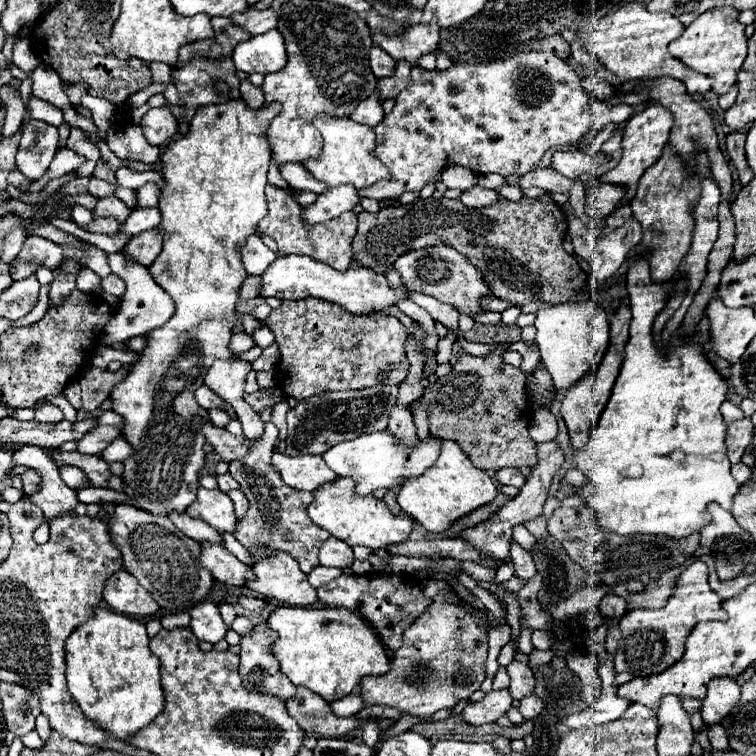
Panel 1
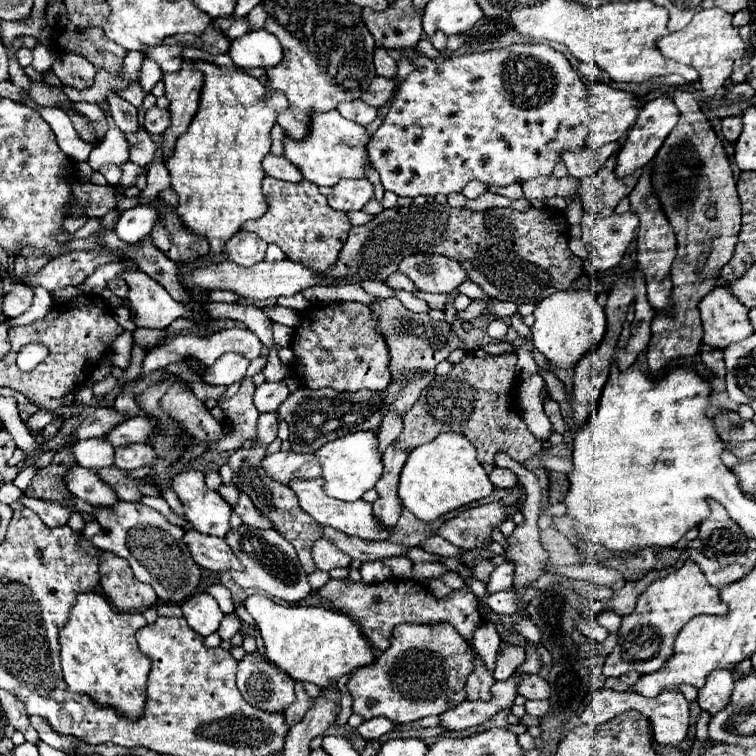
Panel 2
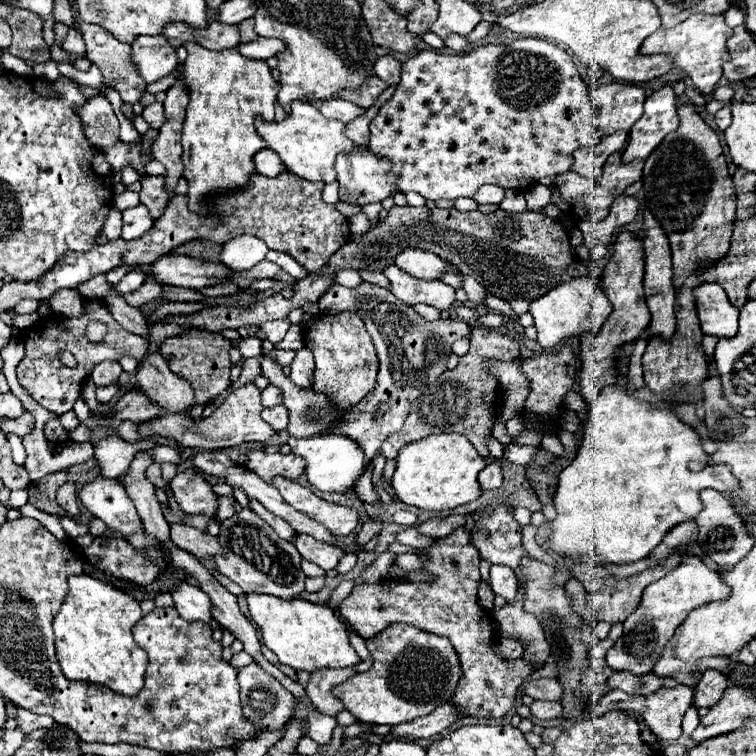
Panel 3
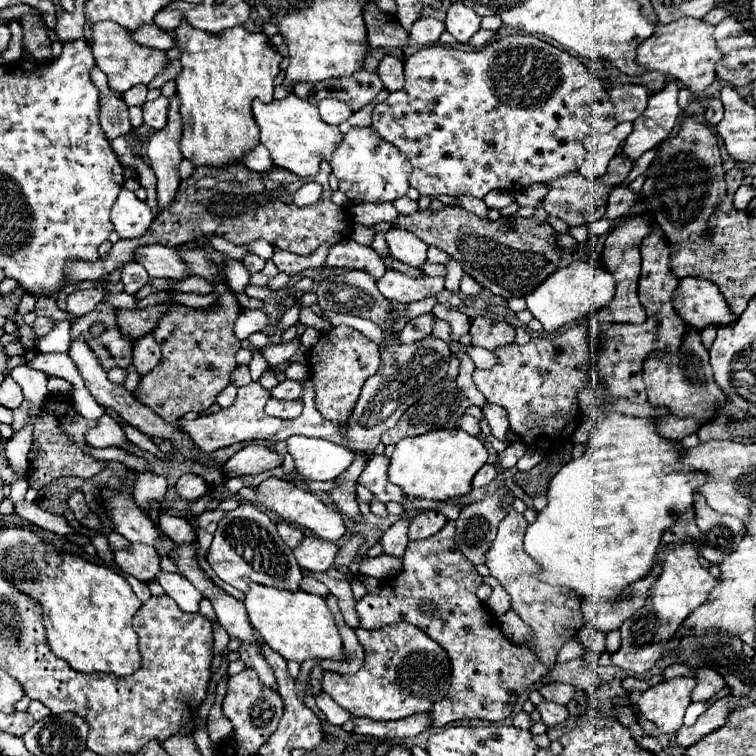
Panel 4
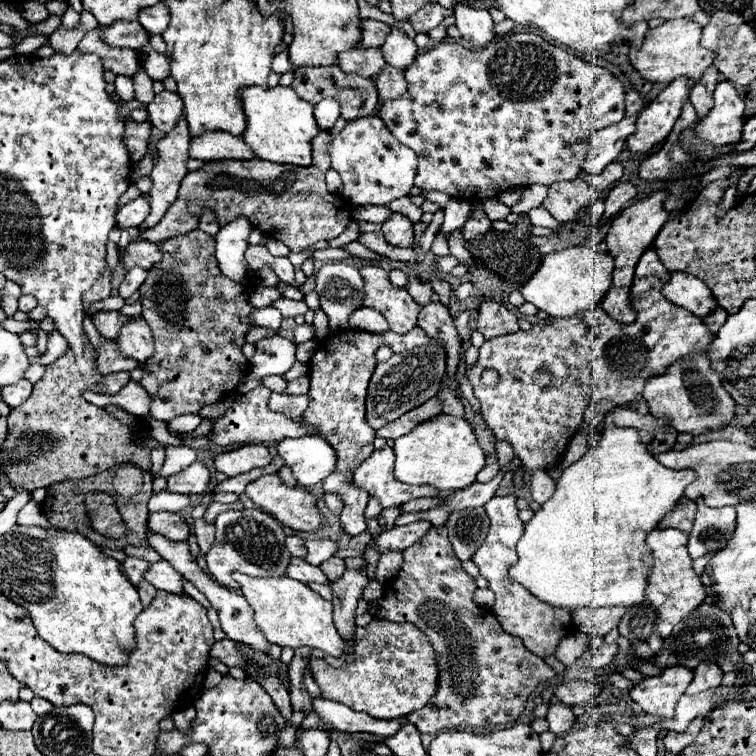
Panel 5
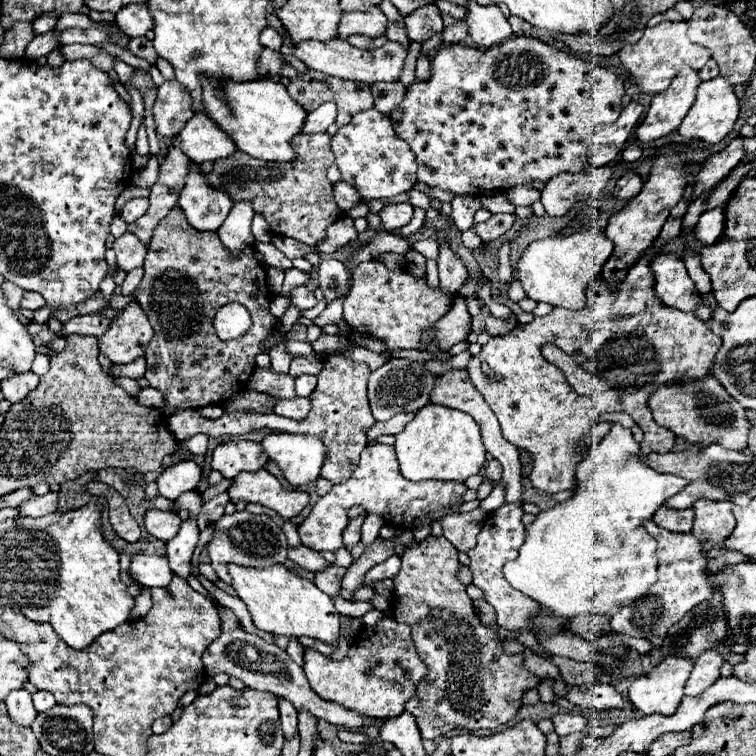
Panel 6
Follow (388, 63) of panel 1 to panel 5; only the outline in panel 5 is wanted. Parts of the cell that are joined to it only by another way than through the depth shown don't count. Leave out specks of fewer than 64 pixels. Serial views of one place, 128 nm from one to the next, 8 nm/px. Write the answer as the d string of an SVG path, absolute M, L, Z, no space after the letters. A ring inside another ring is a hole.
M386 66L378 76L376 76L376 88L380 102L386 100L396 100L406 92L406 78L404 72L392 66Z

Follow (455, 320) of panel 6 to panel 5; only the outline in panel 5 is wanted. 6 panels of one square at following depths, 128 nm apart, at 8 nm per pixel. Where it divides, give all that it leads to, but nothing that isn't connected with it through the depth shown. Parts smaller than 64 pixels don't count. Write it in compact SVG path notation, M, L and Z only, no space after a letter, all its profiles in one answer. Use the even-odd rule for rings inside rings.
M414 328L408 334L396 334L396 332L358 332L358 330L346 330L346 332L330 332L324 340L318 342L318 348L310 360L310 406L300 418L304 424L312 424L318 428L318 434L326 438L332 448L336 450L338 464L334 472L322 482L324 490L336 492L344 500L344 510L340 514L340 524L348 536L358 536L366 530L366 518L364 510L368 504L368 492L356 488L352 484L354 470L362 464L362 460L368 456L368 452L374 452L372 440L374 440L374 428L366 422L366 388L368 380L376 368L376 354L378 348L386 344L394 353L402 353L426 344L442 344L436 338L430 338L422 328Z

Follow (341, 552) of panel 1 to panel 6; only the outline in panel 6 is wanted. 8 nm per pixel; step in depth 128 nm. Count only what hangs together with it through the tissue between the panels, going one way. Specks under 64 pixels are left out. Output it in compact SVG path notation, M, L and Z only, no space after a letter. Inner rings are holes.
M370 444L360 456L360 464L352 472L352 476L342 482L334 484L332 490L318 498L318 502L312 506L310 516L300 524L298 534L302 538L302 544L312 550L338 550L342 546L342 532L348 526L348 510L352 506L362 506L366 512L378 514L386 520L392 528L416 528L420 526L426 516L440 512L440 510L452 510L458 512L458 508L464 504L462 496L466 492L464 482L452 482L452 480L426 480L426 482L410 482L402 476L396 460L394 446L388 444Z

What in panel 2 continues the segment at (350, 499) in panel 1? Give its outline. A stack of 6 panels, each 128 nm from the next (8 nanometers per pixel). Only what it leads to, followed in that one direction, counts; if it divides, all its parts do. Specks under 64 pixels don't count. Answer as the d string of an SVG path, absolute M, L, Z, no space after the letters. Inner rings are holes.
M290 480L288 486L292 486L292 492L296 494L300 508L304 512L308 512L318 524L326 524L332 526L348 536L358 536L364 540L388 540L390 530L384 530L382 526L378 526L376 518L372 516L372 504L364 502L364 500L356 500L356 502L344 502L344 500L336 500L324 494L322 490L322 480Z

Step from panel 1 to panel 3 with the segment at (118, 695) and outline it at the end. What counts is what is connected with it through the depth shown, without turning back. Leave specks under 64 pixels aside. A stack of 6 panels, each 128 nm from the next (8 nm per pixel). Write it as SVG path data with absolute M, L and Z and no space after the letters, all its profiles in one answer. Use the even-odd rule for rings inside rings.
M88 574L70 576L68 584L70 584L68 596L62 602L62 606L56 612L54 622L52 622L54 634L56 634L56 656L62 666L64 676L70 680L104 684L104 686L112 688L114 692L120 692L126 696L138 694L144 686L144 670L146 670L146 652L134 644L132 632L130 632L132 626L142 618L138 600L132 594L120 590L118 586L114 586L110 582L96 580Z

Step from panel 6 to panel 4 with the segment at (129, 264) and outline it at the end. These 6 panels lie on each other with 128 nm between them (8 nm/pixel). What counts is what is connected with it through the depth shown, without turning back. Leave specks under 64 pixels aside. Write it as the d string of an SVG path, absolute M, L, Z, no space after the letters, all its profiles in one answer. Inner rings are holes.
M144 246L136 250L134 256L136 262L140 262L150 278L176 278L182 280L186 274L186 266L182 258L178 256L176 248L168 246Z

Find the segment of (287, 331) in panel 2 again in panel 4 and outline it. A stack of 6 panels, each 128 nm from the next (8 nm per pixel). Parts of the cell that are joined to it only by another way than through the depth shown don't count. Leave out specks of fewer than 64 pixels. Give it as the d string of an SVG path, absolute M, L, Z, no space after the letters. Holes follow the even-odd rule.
M298 300L292 308L286 310L286 314L282 316L282 320L278 322L278 328L280 328L280 330L286 330L286 328L290 328L292 324L296 324L296 322L298 322L298 314L300 314L300 300Z

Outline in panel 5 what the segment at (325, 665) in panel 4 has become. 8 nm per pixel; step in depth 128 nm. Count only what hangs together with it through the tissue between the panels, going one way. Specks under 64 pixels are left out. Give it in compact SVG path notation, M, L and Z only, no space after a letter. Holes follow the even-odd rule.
M354 568L354 570L346 570L338 582L332 584L334 590L334 624L340 632L340 636L346 638L354 638L354 610L358 600L362 598L362 590L368 586L368 576L366 576L366 568Z

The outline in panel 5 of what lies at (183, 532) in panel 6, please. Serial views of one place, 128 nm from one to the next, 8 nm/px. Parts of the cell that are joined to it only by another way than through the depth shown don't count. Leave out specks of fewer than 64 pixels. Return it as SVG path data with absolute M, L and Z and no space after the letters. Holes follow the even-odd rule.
M184 578L184 590L186 590L187 594L192 596L197 602L200 602L206 609L211 607L210 602L207 598L192 584L192 582L188 582L186 578Z

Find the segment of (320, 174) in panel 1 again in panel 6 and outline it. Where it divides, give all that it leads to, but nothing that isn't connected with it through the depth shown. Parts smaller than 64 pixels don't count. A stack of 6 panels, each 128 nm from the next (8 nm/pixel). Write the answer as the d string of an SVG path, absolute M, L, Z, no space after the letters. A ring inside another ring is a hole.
M200 76L202 82L202 98L204 98L204 108L206 114L234 140L236 148L250 154L252 158L260 158L266 162L288 162L292 158L296 158L294 150L290 148L290 138L296 136L304 124L306 112L300 104L296 104L288 92L284 84L276 84L272 80L248 80L248 82L234 82L234 80L224 80L224 84L214 86L212 80L208 80L206 76Z

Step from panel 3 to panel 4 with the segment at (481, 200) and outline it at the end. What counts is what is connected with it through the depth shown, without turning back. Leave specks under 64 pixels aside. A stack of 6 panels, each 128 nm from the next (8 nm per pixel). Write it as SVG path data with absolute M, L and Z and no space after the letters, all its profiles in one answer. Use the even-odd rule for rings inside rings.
M492 190L492 192L488 192L484 196L484 202L486 202L488 208L500 210L500 208L504 208L504 206L508 206L508 204L514 202L514 194L508 192L508 190Z

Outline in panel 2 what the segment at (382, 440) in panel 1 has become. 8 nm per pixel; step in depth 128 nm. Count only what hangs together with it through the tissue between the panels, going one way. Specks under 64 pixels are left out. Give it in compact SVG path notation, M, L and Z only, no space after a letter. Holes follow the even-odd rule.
M350 432L340 440L326 442L314 454L322 466L324 492L338 500L346 500L346 502L358 500L366 490L374 488L374 484L382 476L382 460L378 454L378 440L374 432Z

